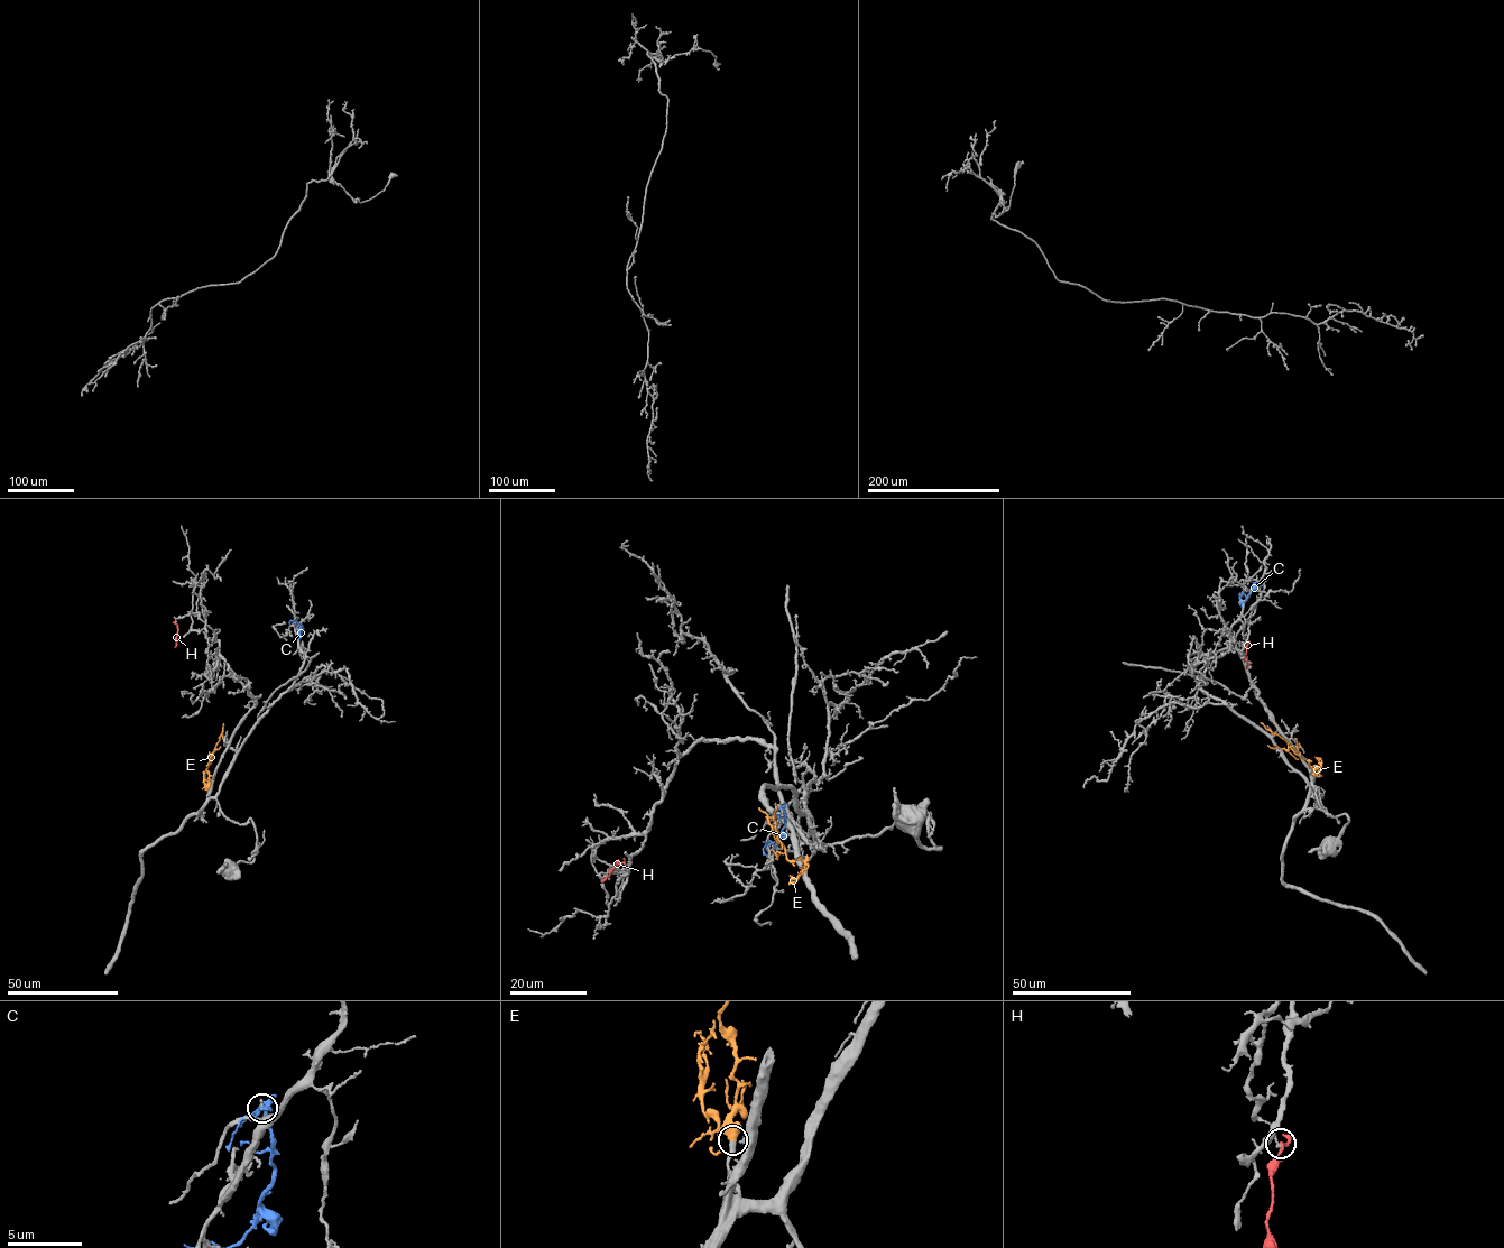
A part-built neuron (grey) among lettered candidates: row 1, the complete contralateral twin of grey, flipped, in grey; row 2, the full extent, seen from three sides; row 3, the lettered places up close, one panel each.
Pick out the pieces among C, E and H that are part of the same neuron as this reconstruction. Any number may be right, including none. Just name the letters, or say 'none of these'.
E

